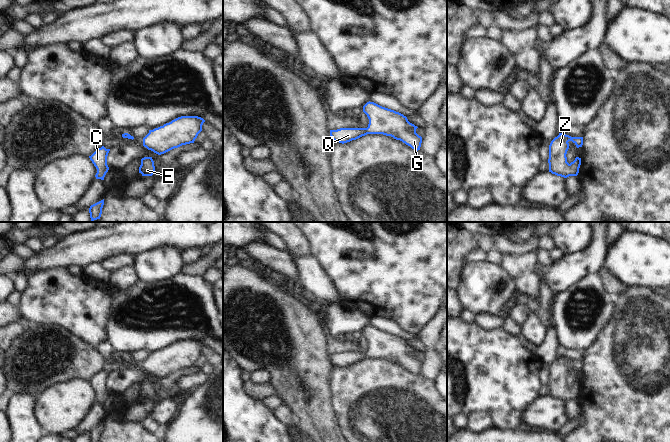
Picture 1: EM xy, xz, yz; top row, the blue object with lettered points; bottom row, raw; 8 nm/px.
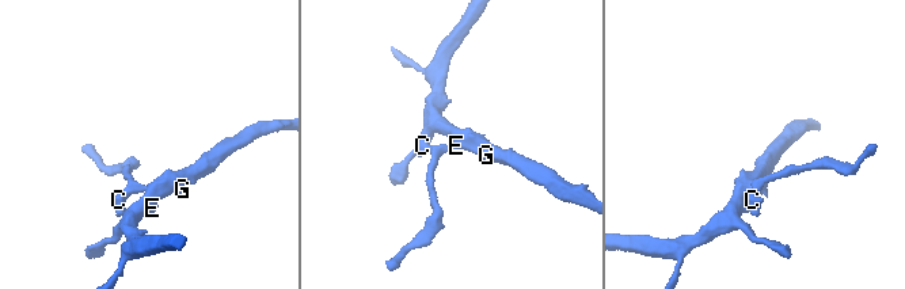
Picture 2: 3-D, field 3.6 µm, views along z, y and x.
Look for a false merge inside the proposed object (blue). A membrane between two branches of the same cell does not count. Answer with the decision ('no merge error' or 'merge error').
no merge error

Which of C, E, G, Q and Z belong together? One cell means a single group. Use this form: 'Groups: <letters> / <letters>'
Groups: C E G Q Z

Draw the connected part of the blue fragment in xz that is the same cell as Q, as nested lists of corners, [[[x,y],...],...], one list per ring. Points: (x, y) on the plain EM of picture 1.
[[[370,325],[363,330],[363,336],[369,343],[368,351],[330,354],[334,366],[344,368],[367,358],[383,358],[420,374],[422,361],[416,357],[418,351],[410,347],[406,340]]]

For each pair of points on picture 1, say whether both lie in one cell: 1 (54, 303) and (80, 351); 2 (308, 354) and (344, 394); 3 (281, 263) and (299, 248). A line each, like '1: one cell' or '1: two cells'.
1: two cells
2: two cells
3: two cells

